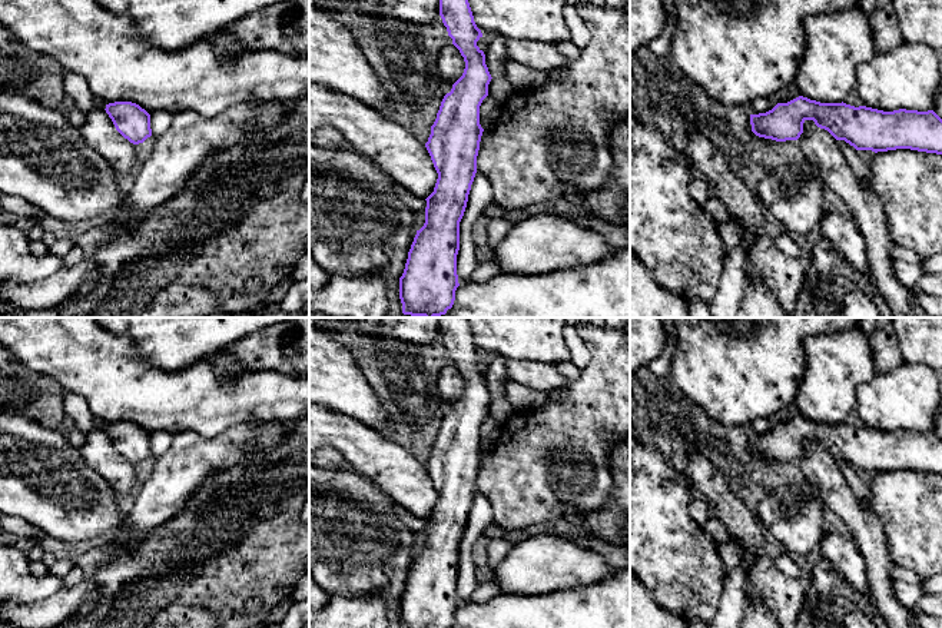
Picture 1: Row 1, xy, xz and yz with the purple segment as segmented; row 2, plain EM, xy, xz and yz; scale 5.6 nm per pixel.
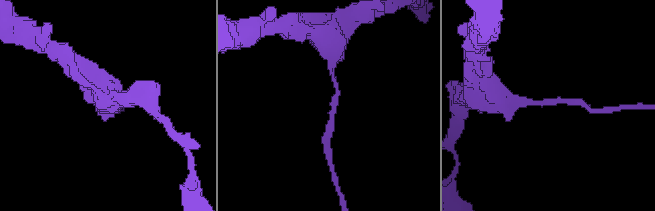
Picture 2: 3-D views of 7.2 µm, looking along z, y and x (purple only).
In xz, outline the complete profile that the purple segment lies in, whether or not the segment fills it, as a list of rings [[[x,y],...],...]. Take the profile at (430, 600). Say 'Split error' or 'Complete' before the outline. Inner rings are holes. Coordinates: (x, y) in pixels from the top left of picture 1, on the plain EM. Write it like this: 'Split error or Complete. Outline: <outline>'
Complete. Outline: [[[438,318],[440,336],[465,382],[462,396],[441,422],[425,468],[438,499],[425,519],[425,544],[417,551],[402,597],[402,628],[452,628],[460,607],[457,575],[460,542],[477,494],[484,449],[480,426],[488,416],[491,395],[477,366],[482,358],[467,318]]]

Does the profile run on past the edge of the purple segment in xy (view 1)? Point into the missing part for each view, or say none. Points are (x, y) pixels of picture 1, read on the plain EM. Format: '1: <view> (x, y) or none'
1: none

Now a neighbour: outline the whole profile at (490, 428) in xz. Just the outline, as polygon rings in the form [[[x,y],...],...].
[[[490,415],[482,421],[480,426],[480,445],[485,451],[494,445],[498,439],[501,423],[492,419]]]

